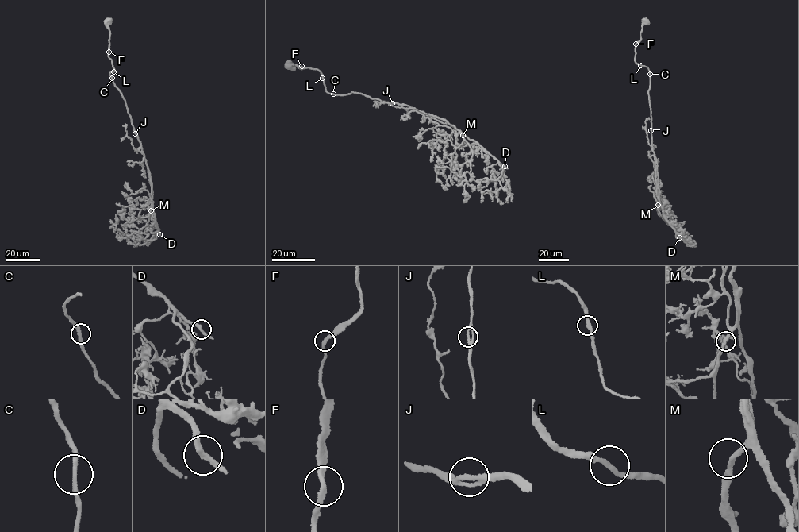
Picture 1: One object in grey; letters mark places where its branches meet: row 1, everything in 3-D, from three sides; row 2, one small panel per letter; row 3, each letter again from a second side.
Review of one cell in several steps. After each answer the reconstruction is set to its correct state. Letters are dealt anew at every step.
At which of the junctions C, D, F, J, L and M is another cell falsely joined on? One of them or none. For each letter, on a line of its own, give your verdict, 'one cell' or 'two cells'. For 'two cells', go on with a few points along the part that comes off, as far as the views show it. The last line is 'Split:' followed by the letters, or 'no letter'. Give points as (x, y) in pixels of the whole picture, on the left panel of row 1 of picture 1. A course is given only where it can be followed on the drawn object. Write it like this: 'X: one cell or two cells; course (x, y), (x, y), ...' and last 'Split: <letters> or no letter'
C: one cell
D: one cell
F: one cell
J: one cell
L: one cell
M: one cell
Split: no letter

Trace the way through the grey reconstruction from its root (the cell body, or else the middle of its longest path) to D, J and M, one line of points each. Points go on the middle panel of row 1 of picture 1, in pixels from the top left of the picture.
D: (288, 66), (316, 69), (329, 94), (359, 93), (442, 118), (505, 167)
J: (288, 66), (293, 63), (301, 69), (301, 67), (316, 69), (329, 94), (342, 95), (354, 92), (392, 103)
M: (288, 66), (316, 69), (329, 94), (354, 92), (406, 105), (443, 120), (462, 135)

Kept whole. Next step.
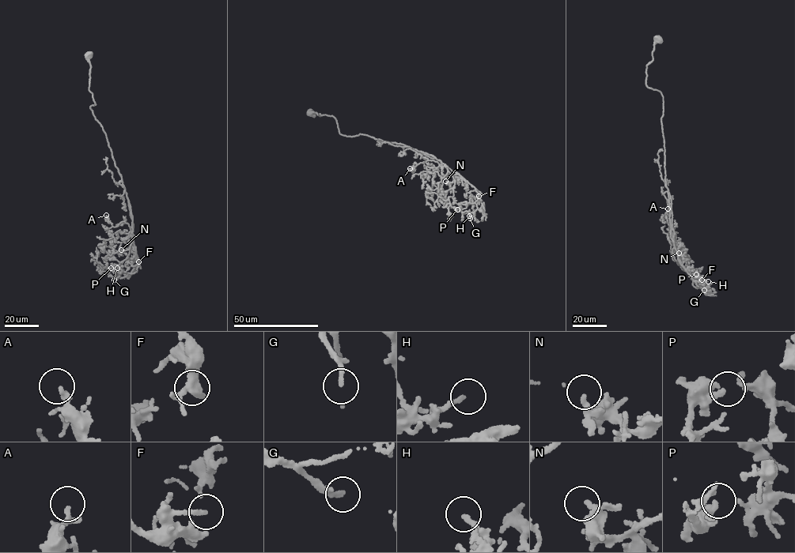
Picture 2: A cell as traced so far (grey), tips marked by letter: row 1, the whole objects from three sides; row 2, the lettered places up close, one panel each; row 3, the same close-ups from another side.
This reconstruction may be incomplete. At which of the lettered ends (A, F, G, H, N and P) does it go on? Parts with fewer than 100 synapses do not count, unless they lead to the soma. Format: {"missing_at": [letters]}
{"missing_at": ["G"]}

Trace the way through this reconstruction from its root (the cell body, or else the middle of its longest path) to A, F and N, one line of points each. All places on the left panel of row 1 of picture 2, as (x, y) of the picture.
A: (87, 54), (96, 104), (90, 108), (121, 177), (133, 227), (124, 221), (114, 227), (106, 215)
F: (87, 54), (90, 66), (88, 90), (96, 104), (90, 108), (105, 134), (122, 178), (138, 261)
N: (87, 54), (88, 90), (96, 104), (90, 108), (105, 134), (131, 214), (133, 240), (128, 255), (121, 250)

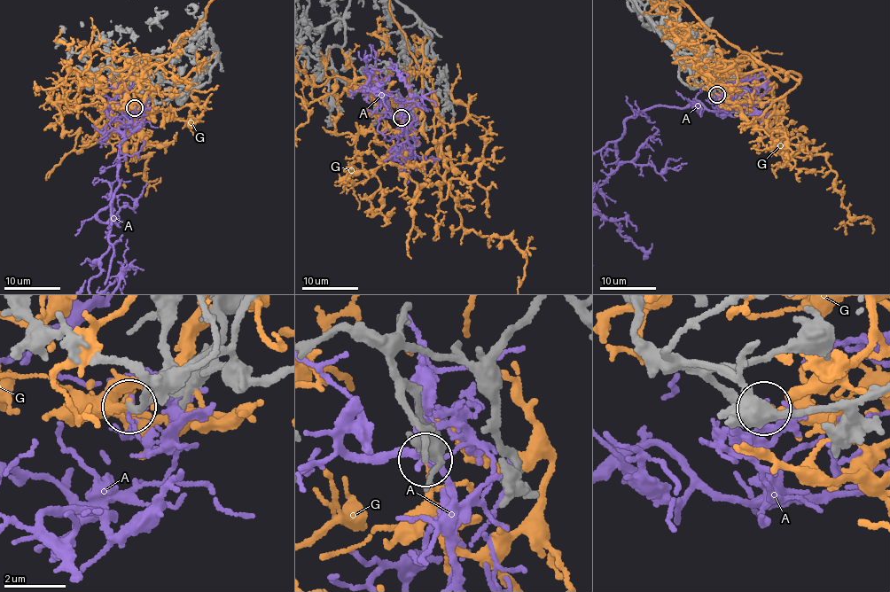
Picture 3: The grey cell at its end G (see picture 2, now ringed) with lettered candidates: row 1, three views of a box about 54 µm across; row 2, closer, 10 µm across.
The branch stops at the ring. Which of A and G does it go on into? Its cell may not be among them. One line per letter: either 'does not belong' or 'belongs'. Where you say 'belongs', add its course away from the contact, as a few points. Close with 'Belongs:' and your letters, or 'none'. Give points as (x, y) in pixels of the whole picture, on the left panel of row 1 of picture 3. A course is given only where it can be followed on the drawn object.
A: does not belong
G: does not belong
Belongs: none

